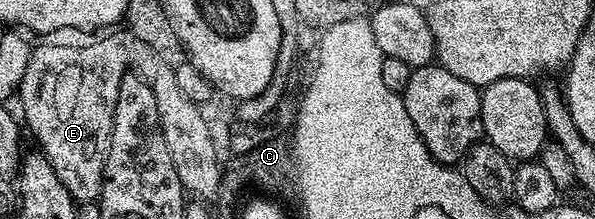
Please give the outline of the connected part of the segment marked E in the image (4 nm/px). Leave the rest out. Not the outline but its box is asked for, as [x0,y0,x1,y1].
[16,27,143,203]

